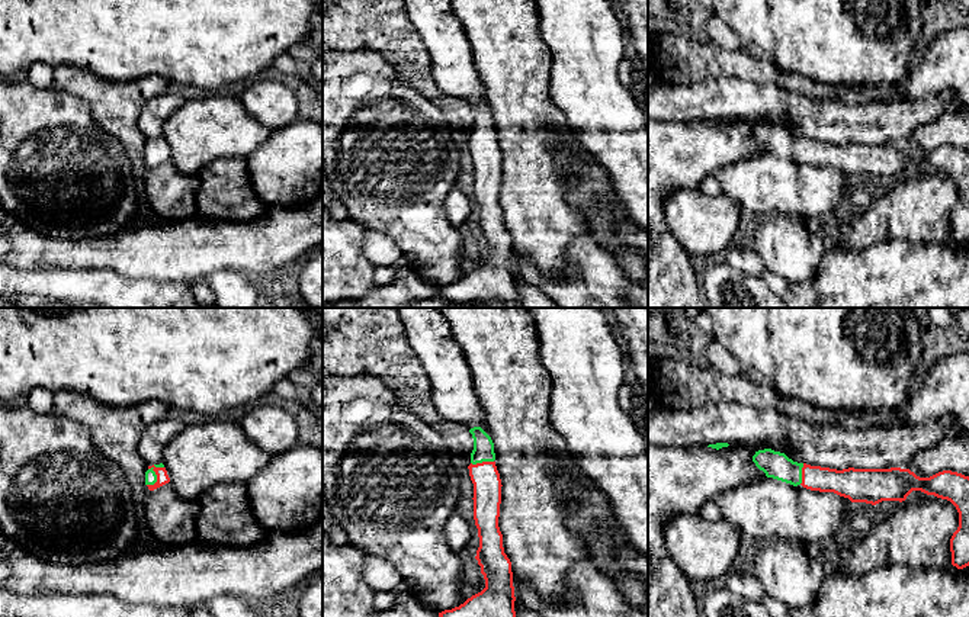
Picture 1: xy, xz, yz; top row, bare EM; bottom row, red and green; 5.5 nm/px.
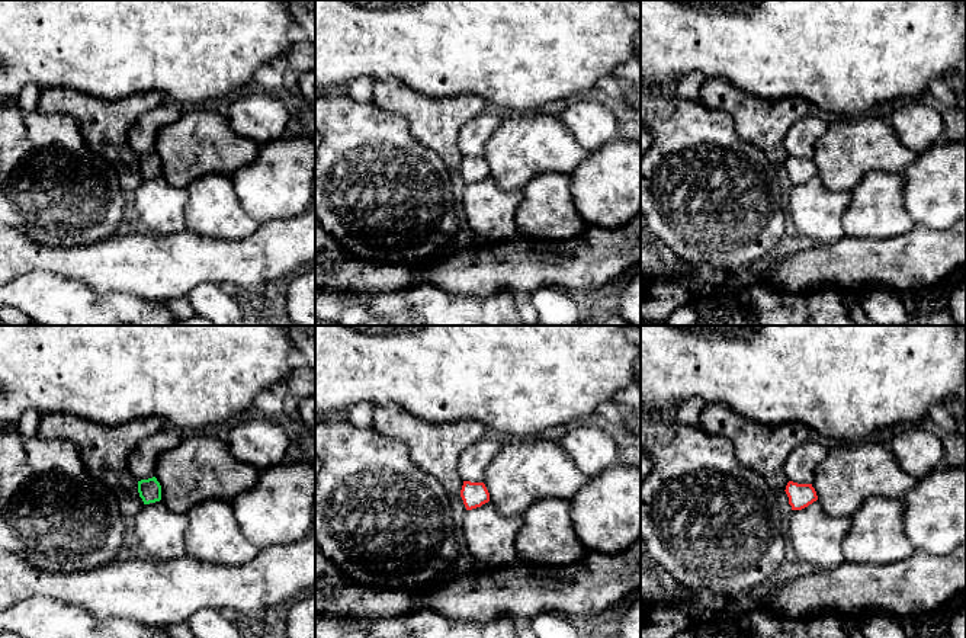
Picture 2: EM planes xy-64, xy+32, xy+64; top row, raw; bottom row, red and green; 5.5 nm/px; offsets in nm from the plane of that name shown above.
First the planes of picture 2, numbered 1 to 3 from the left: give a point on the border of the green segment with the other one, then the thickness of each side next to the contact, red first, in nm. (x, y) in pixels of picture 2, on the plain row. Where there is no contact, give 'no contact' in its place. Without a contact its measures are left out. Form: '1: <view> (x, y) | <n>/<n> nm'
1: no contact
2: no contact
3: no contact

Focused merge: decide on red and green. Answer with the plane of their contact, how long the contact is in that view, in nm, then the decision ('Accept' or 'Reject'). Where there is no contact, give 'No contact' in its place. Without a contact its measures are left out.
Touches red in xy. Shared border 140 nm. Accept

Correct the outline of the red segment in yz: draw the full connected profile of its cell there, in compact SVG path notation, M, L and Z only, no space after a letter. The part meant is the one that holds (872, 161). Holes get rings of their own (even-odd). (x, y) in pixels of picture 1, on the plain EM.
M764 123L753 131L755 141L773 152L811 166L834 167L851 177L876 180L882 176L905 176L912 166L921 166L950 176L959 187L959 202L950 213L952 240L969 241L969 151L943 145L920 152L909 144L830 144L798 138L784 128Z

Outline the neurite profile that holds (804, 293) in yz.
M891 240L864 250L838 247L824 251L814 279L790 283L783 301L787 308L969 308L969 244Z

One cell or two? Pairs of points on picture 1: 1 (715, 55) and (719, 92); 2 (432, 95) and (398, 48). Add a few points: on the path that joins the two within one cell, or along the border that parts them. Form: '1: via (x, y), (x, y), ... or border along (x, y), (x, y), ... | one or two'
1: border along (751, 80), (711, 77), (684, 86) | two
2: via (423, 83), (410, 60) | one

